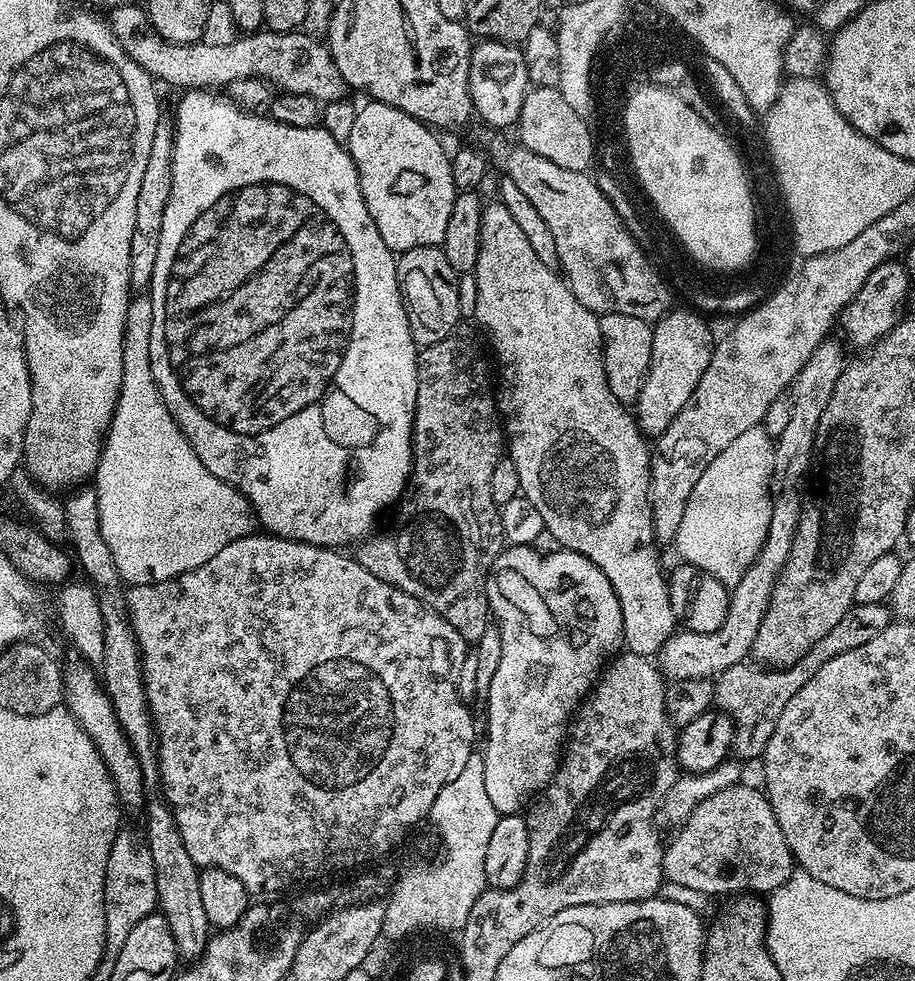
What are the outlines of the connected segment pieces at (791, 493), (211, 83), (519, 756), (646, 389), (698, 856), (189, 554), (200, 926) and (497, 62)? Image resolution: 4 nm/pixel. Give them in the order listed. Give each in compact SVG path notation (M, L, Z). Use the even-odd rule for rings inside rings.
M825 340L818 346L818 350L814 350L814 354L810 354L806 366L802 366L796 381L790 386L790 394L794 398L794 415L790 417L786 430L775 441L776 453L771 483L775 492L772 496L770 530L766 534L766 542L760 547L760 553L756 555L746 574L731 589L726 622L722 622L722 626L710 634L698 634L687 630L673 632L672 637L664 643L658 653L658 667L665 677L672 680L706 680L715 678L730 666L745 663L749 659L754 638L758 638L758 626L762 626L762 618L766 618L774 586L778 582L780 572L786 566L790 546L794 542L800 517L802 489L809 479L814 463L818 422L822 422L822 410L826 410L826 402L830 402L830 394L834 394L834 386L846 367L844 352L834 340Z
M139 3L118 6L107 13L106 19L118 38L122 50L142 66L157 81L165 80L179 90L203 88L220 90L232 80L258 78L271 84L273 89L290 94L310 94L310 98L321 102L343 100L346 85L334 58L328 52L327 43L307 36L302 30L295 32L273 32L257 30L237 35L230 46L206 46L194 44L167 44L161 36L143 28L149 27L148 13Z
M527 544L508 546L501 551L488 577L488 607L491 615L495 619L496 616L500 619L498 627L502 634L502 662L498 662L498 671L494 674L494 682L490 682L490 690L486 694L486 700L488 700L488 745L482 748L485 762L485 786L487 797L490 798L494 809L498 811L500 816L508 816L527 809L554 778L562 759L562 749L566 744L566 729L577 711L577 702L583 701L584 697L591 692L592 685L596 683L606 667L606 661L617 655L624 638L624 627L622 626L622 610L618 606L618 598L614 594L606 574L602 574L602 570L598 570L598 566L594 566L594 562L590 562L577 552L567 550L538 552ZM536 668L549 668L548 677L545 680L539 680L538 677L532 676L535 674Z
M678 308L668 311L654 324L650 370L642 386L642 394L634 405L636 423L648 438L658 438L668 429L670 422L678 418L686 402L690 402L690 394L694 394L694 386L702 382L702 374L706 374L706 366L710 366L714 337L709 328L709 321L699 311L687 312L684 308Z
M741 782L726 790L718 790L718 794L698 805L694 814L690 814L686 823L673 835L676 837L667 841L664 850L665 881L685 886L688 894L701 892L704 896L731 897L733 894L771 894L792 877L794 861L786 834L782 834L782 826L778 826L778 818L774 818L767 795L756 788Z
M136 294L129 299L122 338L120 393L94 473L102 538L114 556L121 581L129 585L154 584L158 580L181 576L186 570L194 570L210 562L210 558L214 558L222 546L243 536L253 535L258 524L248 497L235 483L214 478L214 474L202 466L202 458L194 454L186 434L182 434L178 422L164 404L154 382L154 370L150 370L150 326L153 314L151 295Z
M149 795L146 800L147 808L142 836L150 850L150 858L154 858L158 908L170 922L170 932L174 934L177 953L183 959L185 956L185 961L194 962L206 950L208 940L214 935L210 918L206 918L206 909L202 906L202 894L198 887L202 869L194 862L194 858L190 858L186 845L182 843L182 834L178 834L178 822L163 795Z
M480 40L472 49L470 62L470 94L477 117L481 116L487 127L508 130L520 118L524 95L530 90L527 63L523 47L503 44L497 40Z

